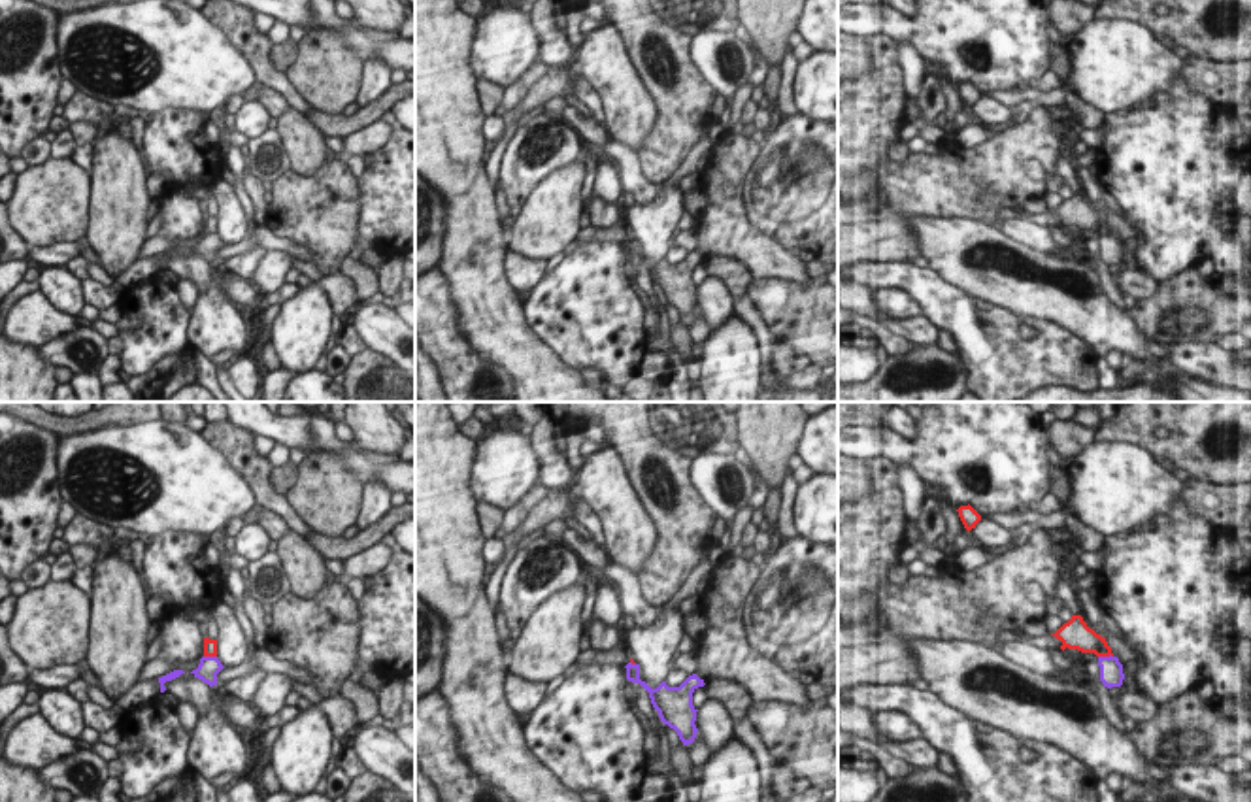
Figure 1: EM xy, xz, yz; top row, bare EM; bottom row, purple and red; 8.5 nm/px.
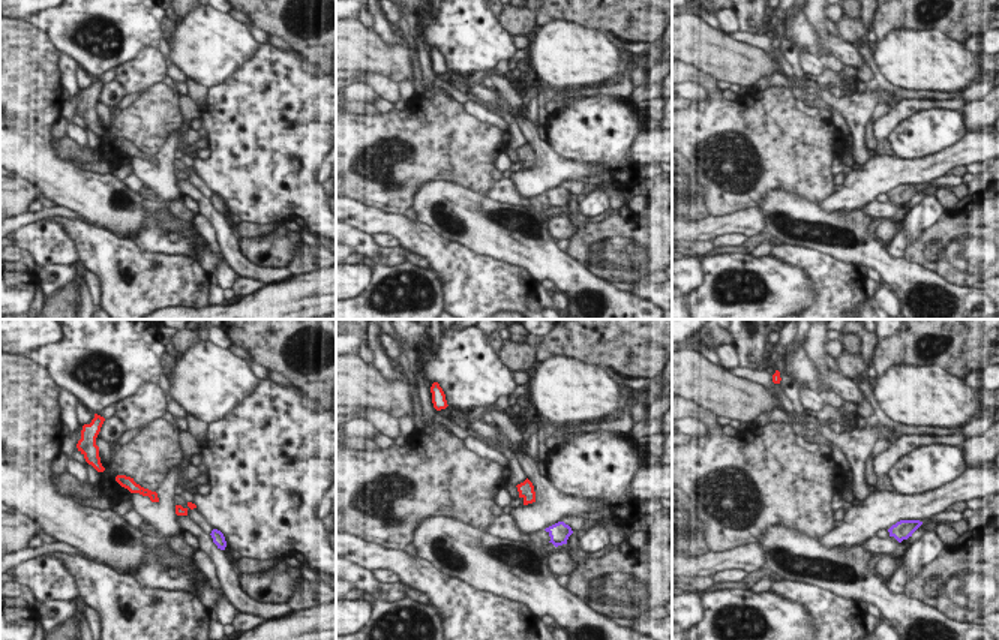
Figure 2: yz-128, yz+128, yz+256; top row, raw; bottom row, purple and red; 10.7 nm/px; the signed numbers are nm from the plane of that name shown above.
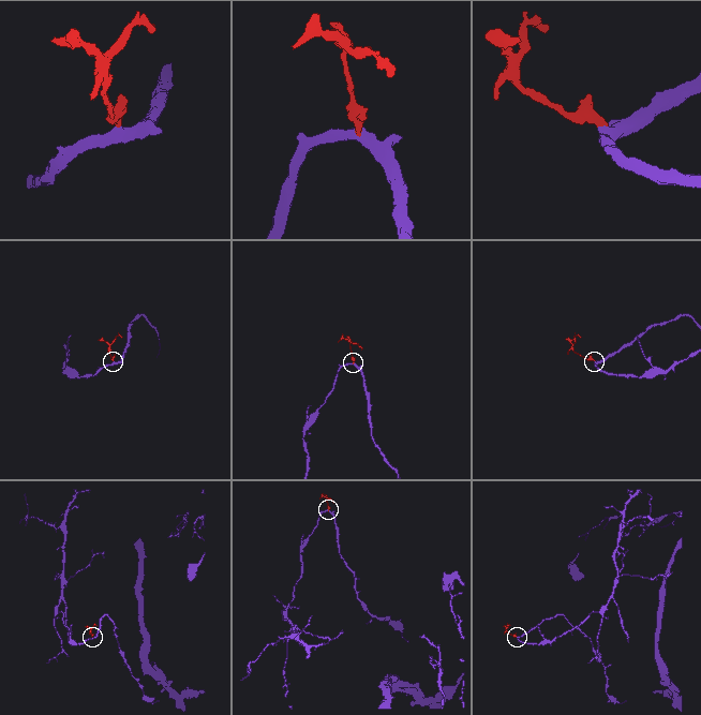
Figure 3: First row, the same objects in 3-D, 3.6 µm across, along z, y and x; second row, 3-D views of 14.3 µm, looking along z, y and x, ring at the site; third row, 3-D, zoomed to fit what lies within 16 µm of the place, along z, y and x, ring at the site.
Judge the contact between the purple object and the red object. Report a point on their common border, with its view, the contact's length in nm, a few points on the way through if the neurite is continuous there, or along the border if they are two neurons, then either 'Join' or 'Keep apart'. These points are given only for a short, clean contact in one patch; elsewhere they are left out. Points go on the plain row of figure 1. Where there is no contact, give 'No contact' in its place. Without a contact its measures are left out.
Touches purple at yz (1104, 234). Shared border 130 nm. Keep apart

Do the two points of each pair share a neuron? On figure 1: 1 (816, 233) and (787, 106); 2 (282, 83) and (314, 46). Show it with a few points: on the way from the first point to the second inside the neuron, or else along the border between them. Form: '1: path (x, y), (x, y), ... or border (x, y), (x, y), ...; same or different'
1: border (797, 112), (787, 119); different
2: border (283, 74), (312, 108); different

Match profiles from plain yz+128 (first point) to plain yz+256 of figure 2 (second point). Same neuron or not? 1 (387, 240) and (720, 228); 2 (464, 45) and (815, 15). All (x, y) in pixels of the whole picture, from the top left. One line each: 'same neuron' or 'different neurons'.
1: different neurons
2: different neurons

